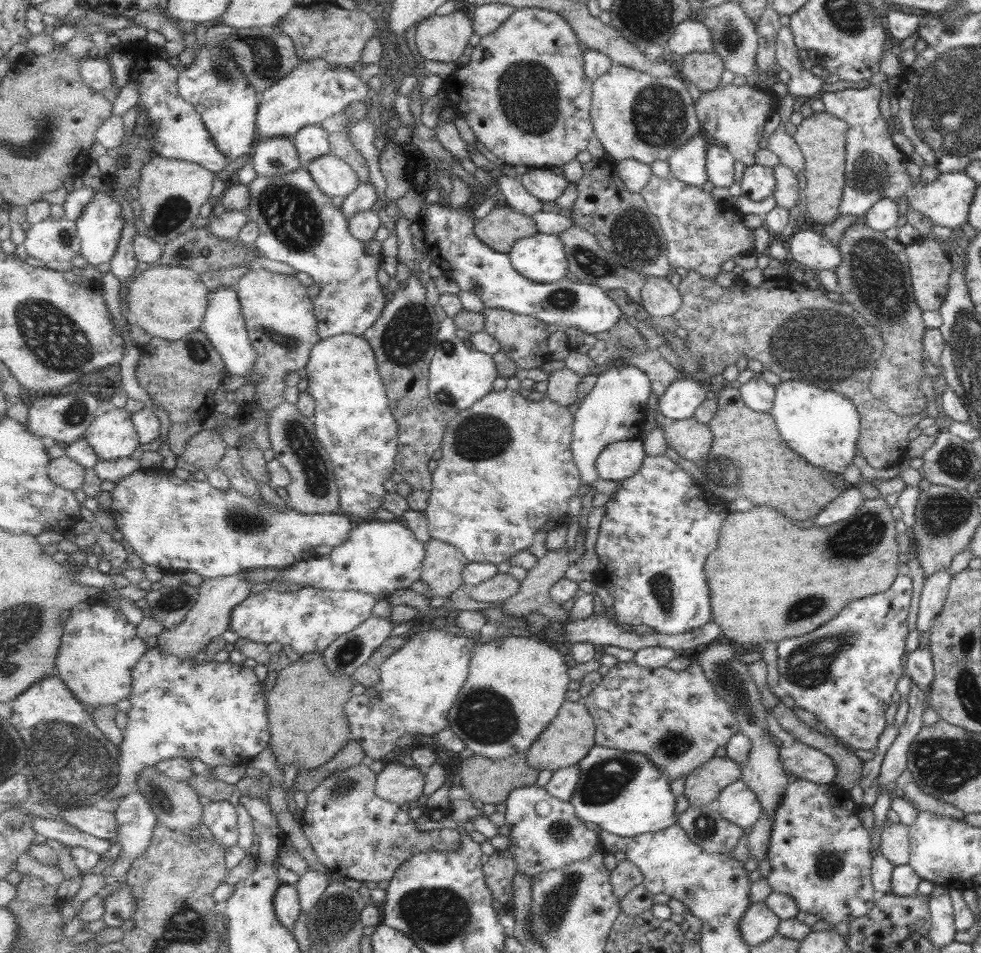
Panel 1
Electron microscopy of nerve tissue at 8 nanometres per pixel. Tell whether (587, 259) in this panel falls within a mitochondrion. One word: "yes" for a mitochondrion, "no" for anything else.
yes

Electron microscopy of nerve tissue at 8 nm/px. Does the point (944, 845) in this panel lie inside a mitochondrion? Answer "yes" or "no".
no

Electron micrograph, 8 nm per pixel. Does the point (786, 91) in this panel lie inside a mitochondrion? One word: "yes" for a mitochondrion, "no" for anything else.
no

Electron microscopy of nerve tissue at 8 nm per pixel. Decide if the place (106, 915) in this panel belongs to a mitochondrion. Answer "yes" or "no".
no

